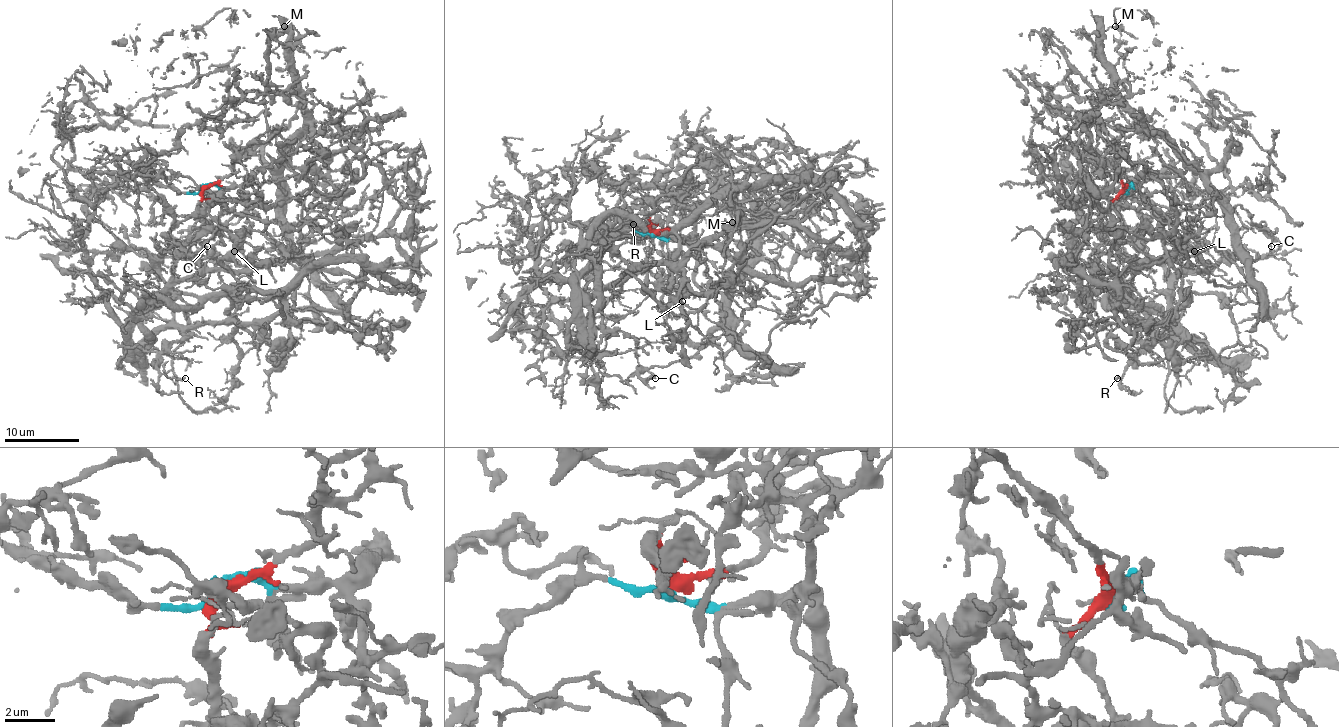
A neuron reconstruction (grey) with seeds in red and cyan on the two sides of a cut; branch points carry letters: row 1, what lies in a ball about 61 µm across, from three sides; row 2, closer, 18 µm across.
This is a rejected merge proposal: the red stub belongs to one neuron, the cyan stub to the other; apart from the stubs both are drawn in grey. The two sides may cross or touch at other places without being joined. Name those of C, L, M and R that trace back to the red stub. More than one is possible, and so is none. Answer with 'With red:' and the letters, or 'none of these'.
With red: L, R

